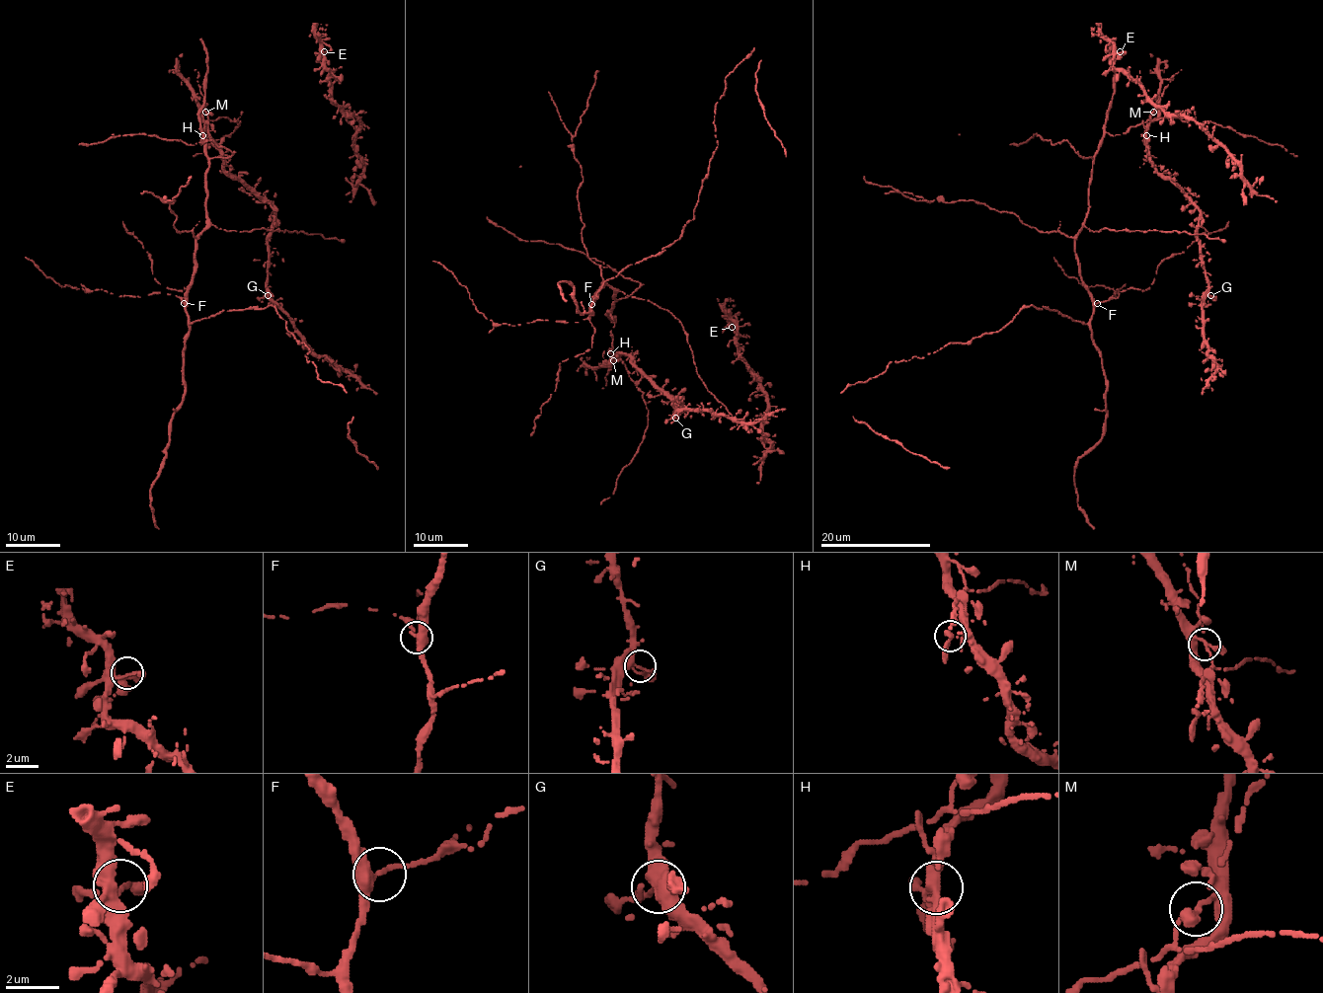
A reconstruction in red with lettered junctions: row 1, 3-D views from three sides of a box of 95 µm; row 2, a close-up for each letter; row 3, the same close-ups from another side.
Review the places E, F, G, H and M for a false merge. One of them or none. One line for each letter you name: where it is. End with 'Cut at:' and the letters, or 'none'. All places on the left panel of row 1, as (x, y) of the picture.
Cut at: none

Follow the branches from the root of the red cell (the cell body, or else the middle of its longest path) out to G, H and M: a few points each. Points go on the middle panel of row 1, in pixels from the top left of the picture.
G: (602, 284), (615, 291), (616, 300), (610, 312), (612, 347), (626, 353), (680, 403), (675, 418)
H: (602, 284), (615, 291), (616, 300), (610, 312), (616, 353), (609, 349), (610, 353)
M: (602, 284), (603, 281), (615, 291), (613, 298), (616, 300), (610, 312), (615, 323), (610, 330), (613, 360)

